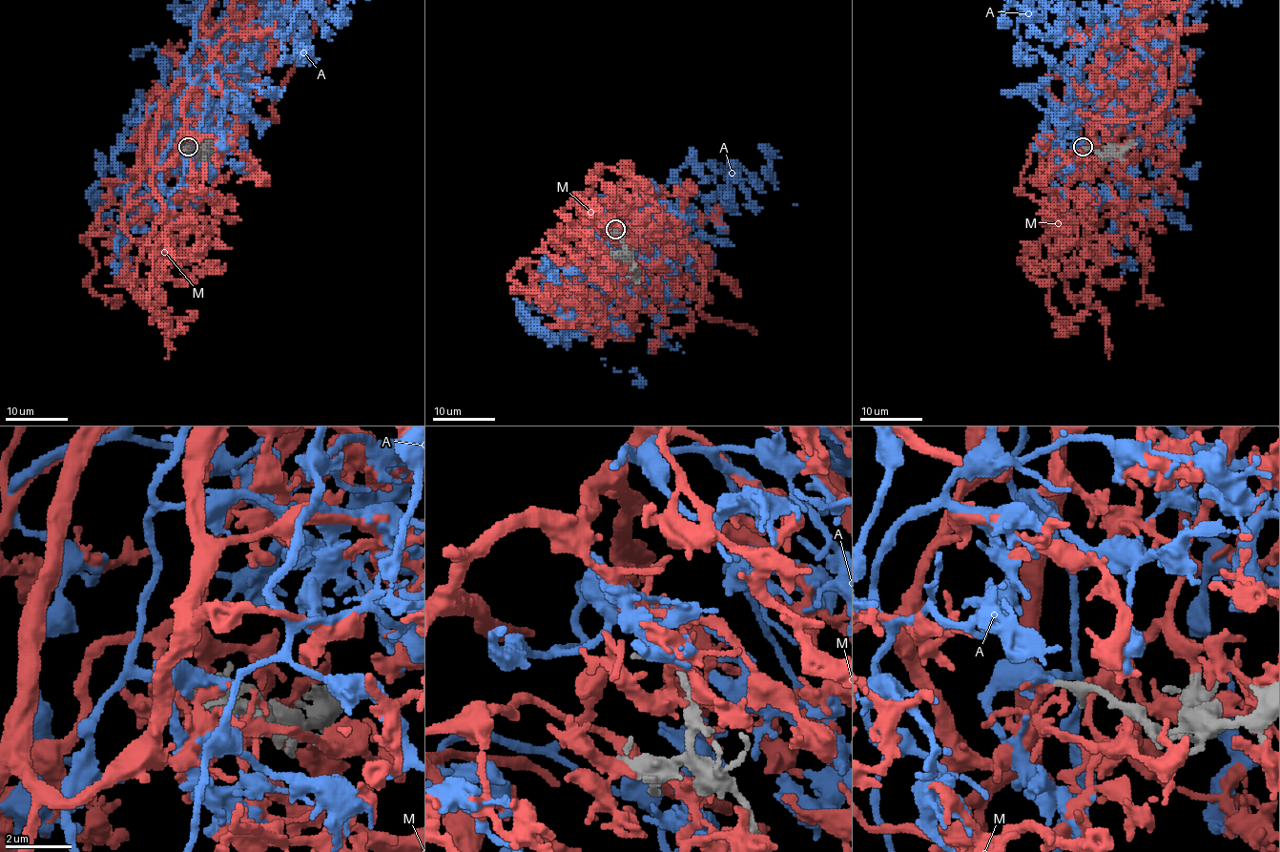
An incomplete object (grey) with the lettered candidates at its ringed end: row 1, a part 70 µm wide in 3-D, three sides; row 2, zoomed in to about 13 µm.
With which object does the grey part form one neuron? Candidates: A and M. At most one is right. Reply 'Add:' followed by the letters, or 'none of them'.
Add: A

